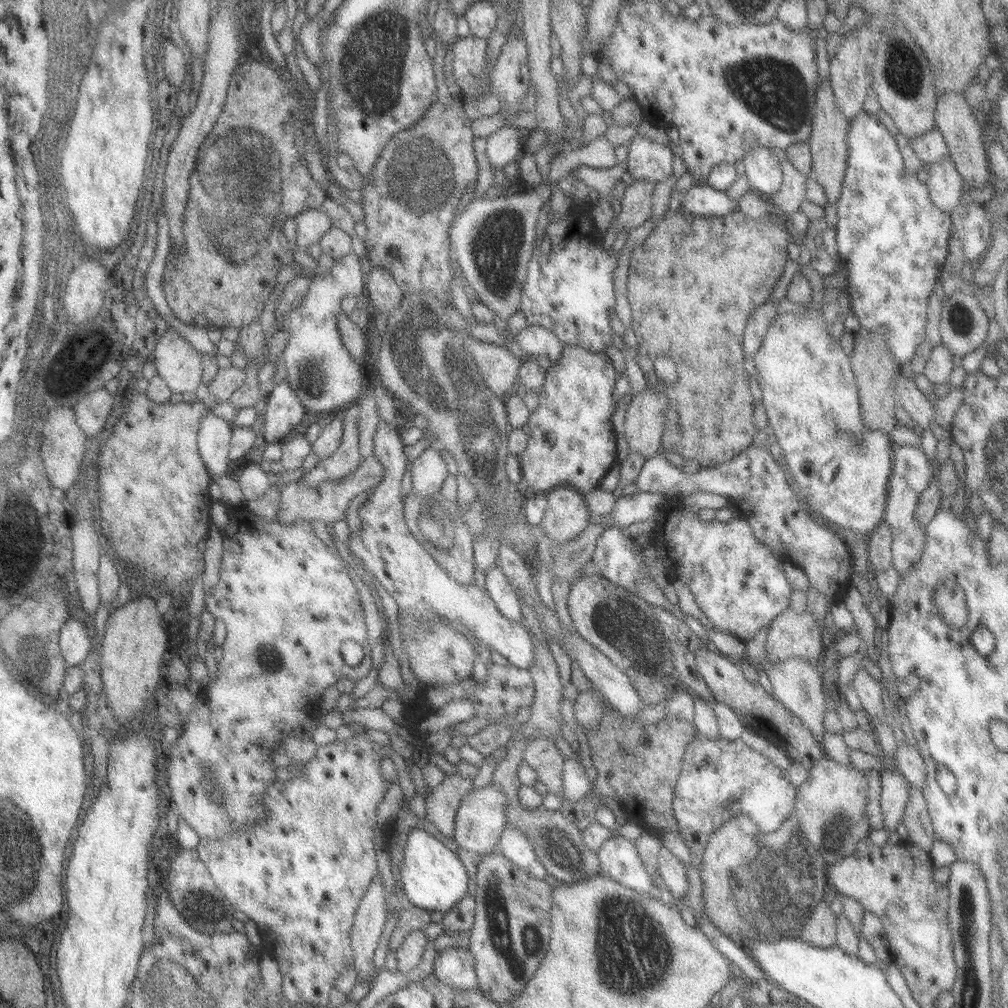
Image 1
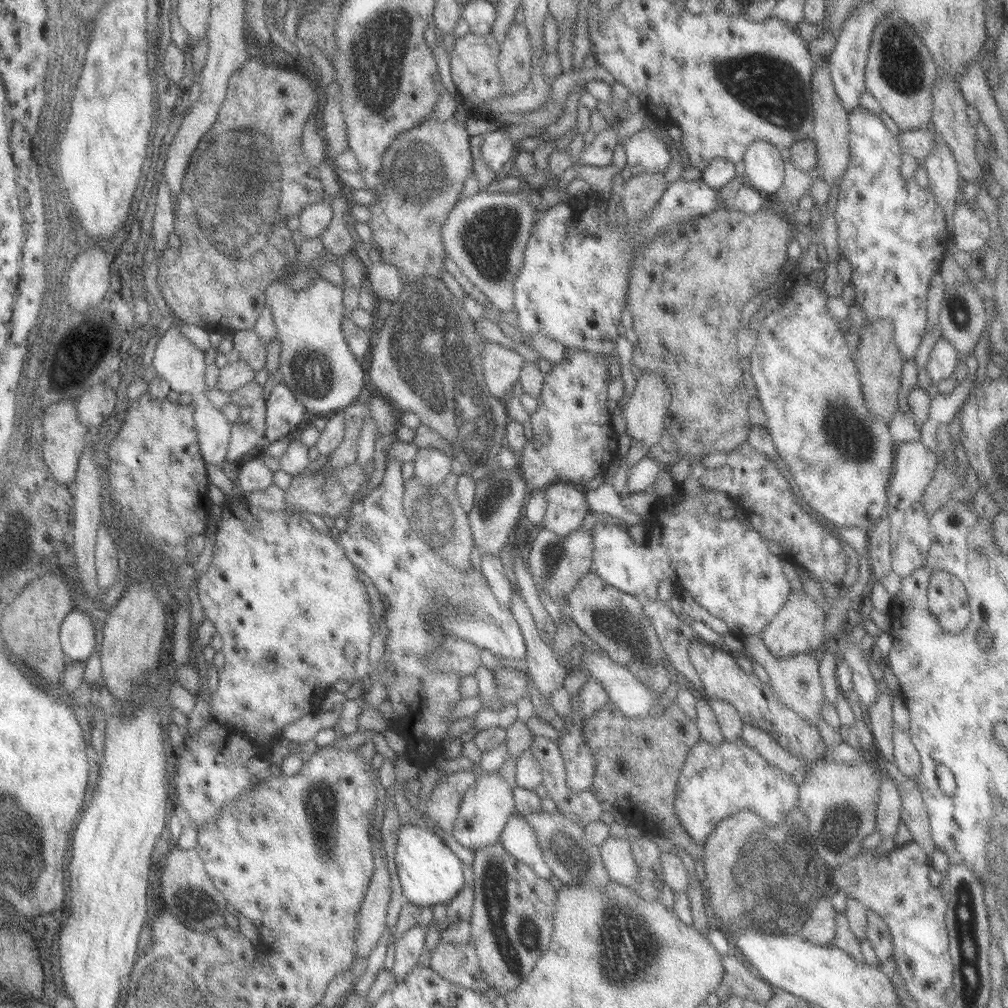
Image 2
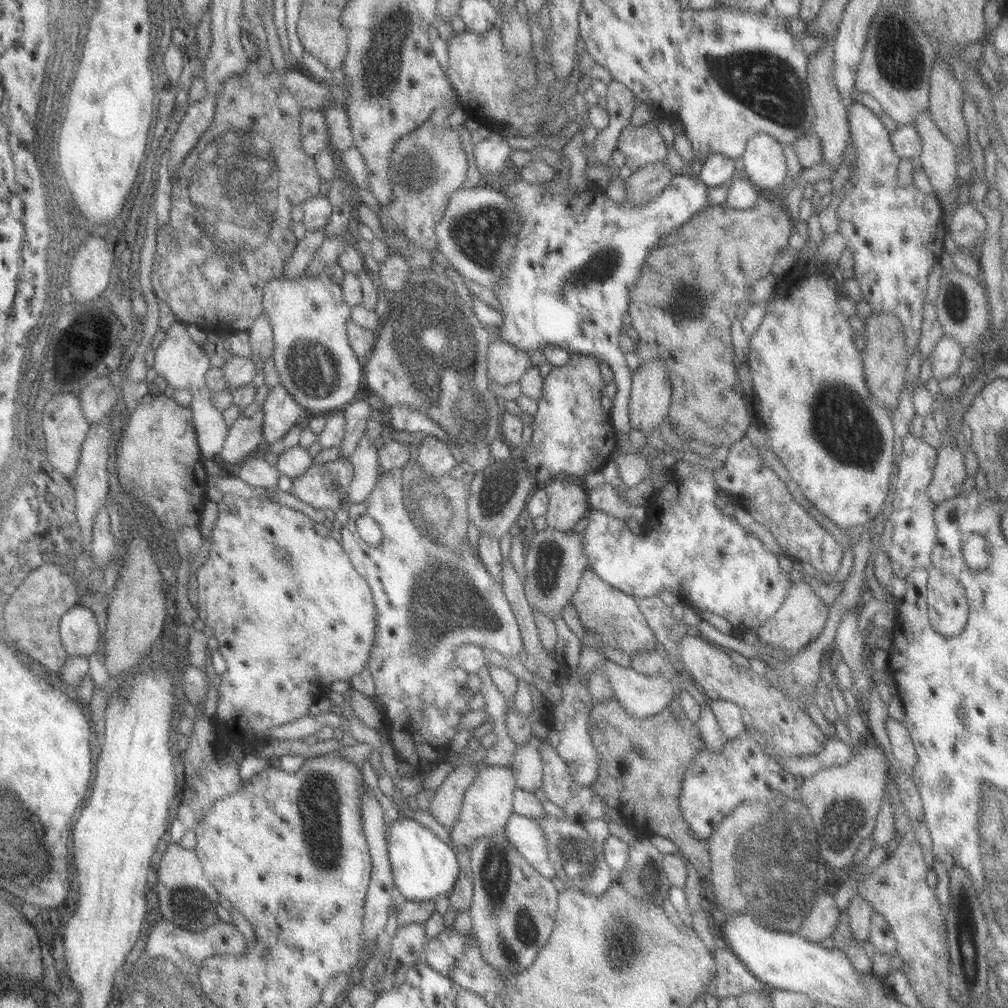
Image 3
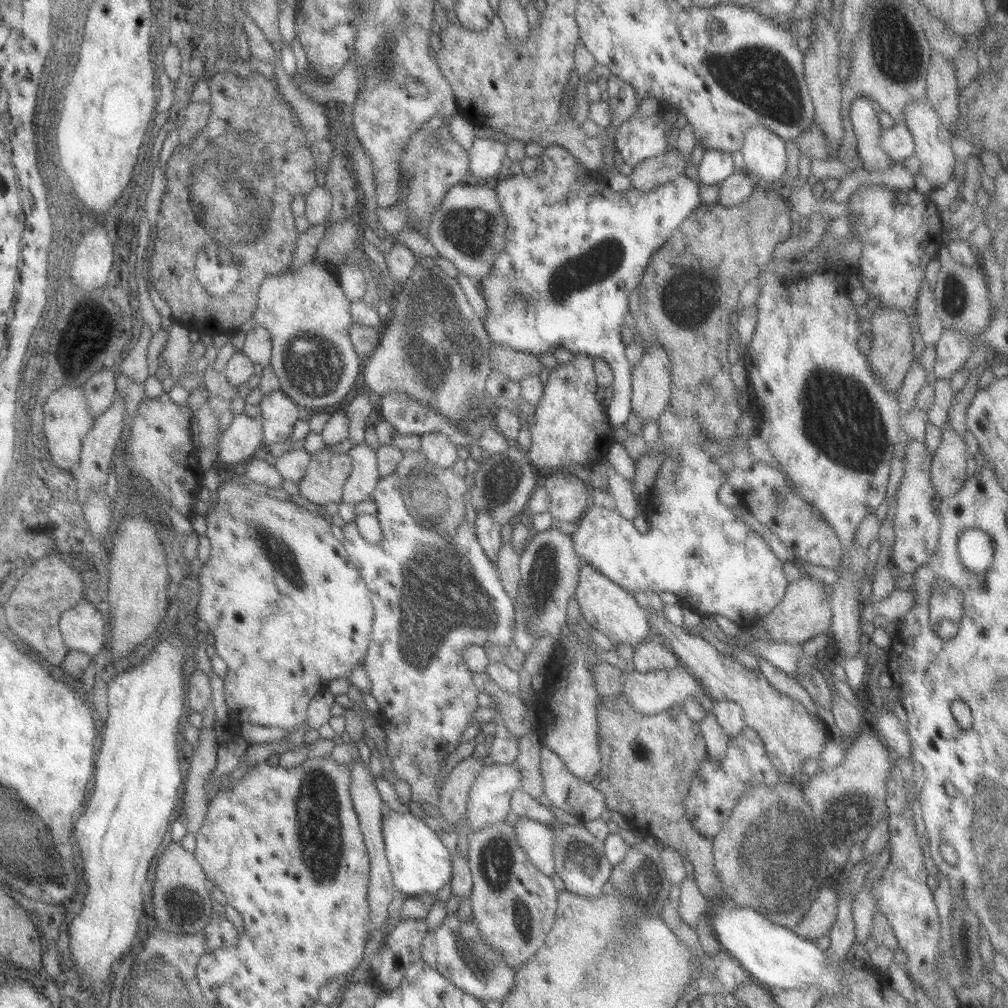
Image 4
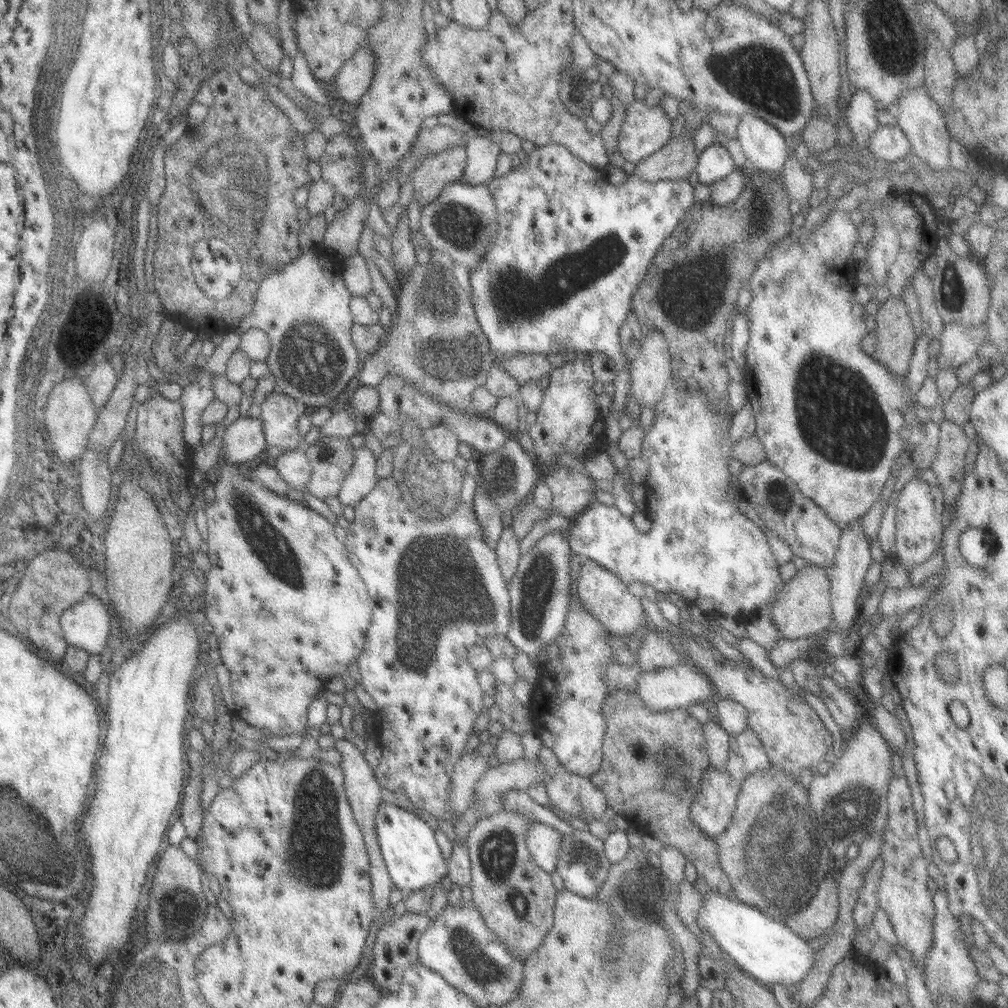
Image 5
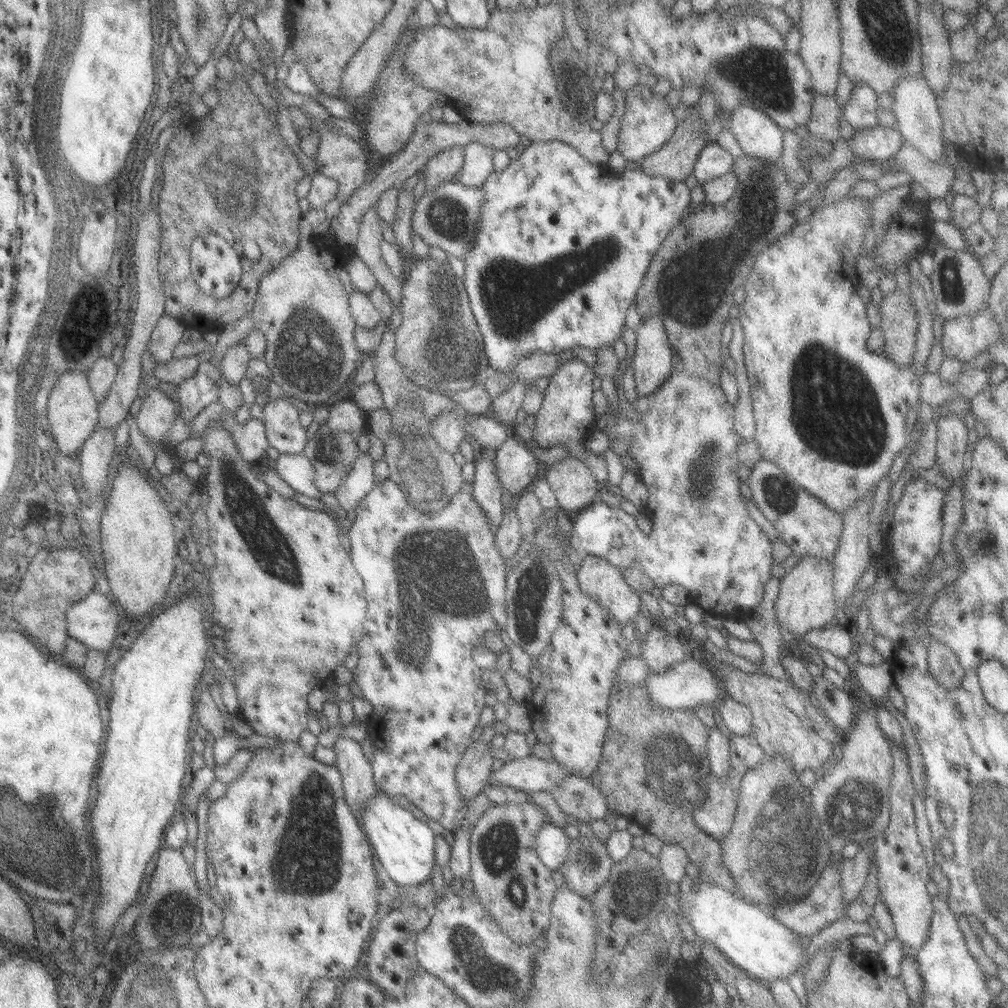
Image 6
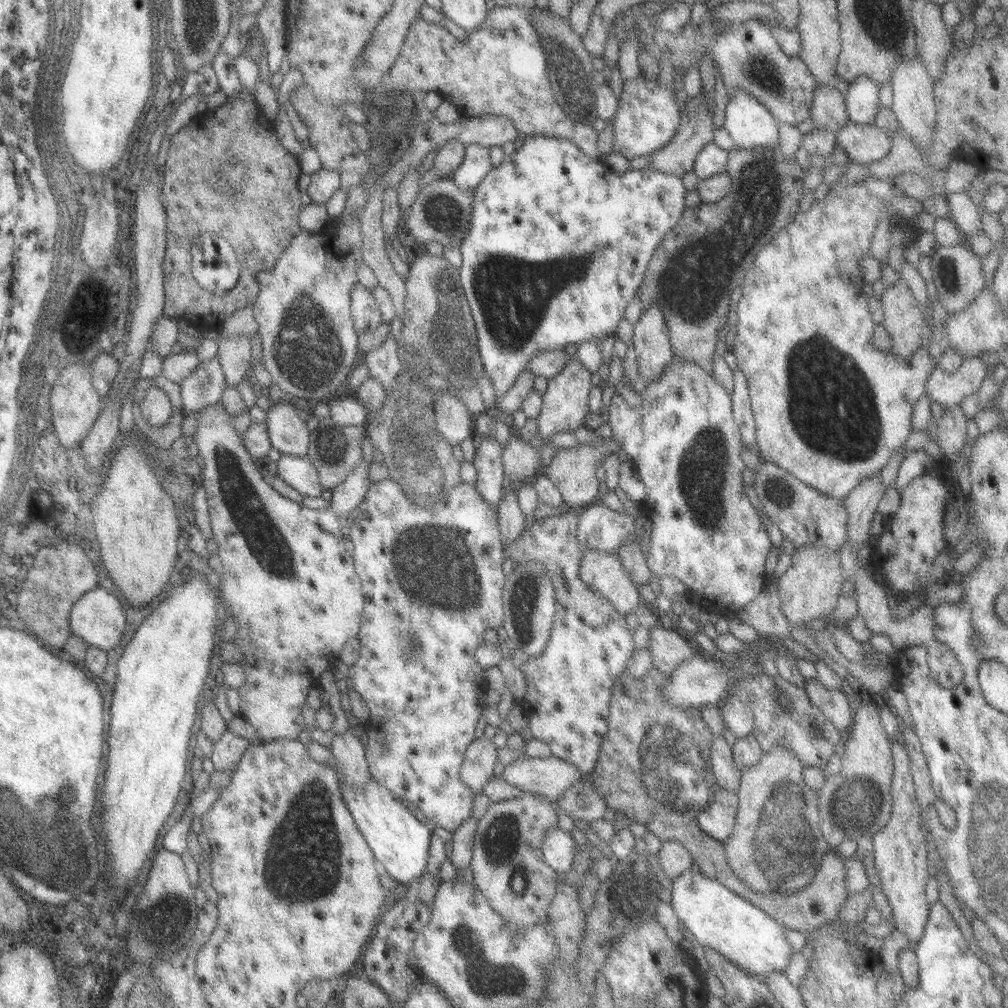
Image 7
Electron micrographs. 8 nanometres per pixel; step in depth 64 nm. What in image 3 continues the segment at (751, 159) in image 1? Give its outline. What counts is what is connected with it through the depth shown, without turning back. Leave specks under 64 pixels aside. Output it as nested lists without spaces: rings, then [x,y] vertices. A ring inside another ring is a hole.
[[[754,134],[748,138],[741,156],[742,176],[757,190],[780,188],[787,166],[782,148],[769,134]]]

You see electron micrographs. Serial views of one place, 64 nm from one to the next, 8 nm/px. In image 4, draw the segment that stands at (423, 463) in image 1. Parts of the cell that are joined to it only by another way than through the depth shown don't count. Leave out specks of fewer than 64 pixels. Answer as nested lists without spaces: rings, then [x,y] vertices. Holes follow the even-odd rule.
[[[425,433],[420,435],[419,443],[421,453],[427,457],[425,461],[429,461],[429,465],[433,465],[433,467],[437,467],[437,469],[449,469],[457,459],[456,447],[445,435],[441,435],[441,433]]]

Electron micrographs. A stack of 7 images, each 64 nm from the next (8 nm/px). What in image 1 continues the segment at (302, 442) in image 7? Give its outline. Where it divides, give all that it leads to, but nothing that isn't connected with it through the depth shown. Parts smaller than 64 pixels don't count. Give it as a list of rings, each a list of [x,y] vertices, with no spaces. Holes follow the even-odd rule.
[[[285,380],[268,388],[266,399],[265,409],[262,410],[261,435],[269,444],[287,437],[307,411]]]

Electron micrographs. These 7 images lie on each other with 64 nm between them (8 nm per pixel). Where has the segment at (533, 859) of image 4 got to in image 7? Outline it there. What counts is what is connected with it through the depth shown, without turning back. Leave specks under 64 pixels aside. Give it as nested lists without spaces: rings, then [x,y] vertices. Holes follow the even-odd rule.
[[[557,828],[548,830],[540,844],[541,858],[555,873],[567,873],[573,866],[576,843],[569,833]]]

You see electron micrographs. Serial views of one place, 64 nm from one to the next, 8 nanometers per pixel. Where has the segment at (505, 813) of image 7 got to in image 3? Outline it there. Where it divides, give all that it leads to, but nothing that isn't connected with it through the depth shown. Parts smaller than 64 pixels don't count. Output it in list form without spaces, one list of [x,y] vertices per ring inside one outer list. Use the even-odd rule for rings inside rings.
[[[503,828],[493,836],[478,838],[468,849],[472,883],[472,898],[469,906],[471,935],[477,941],[481,959],[492,966],[506,982],[525,970],[536,958],[539,949],[545,946],[556,914],[558,893],[548,879],[541,877],[512,849],[505,840]]]

